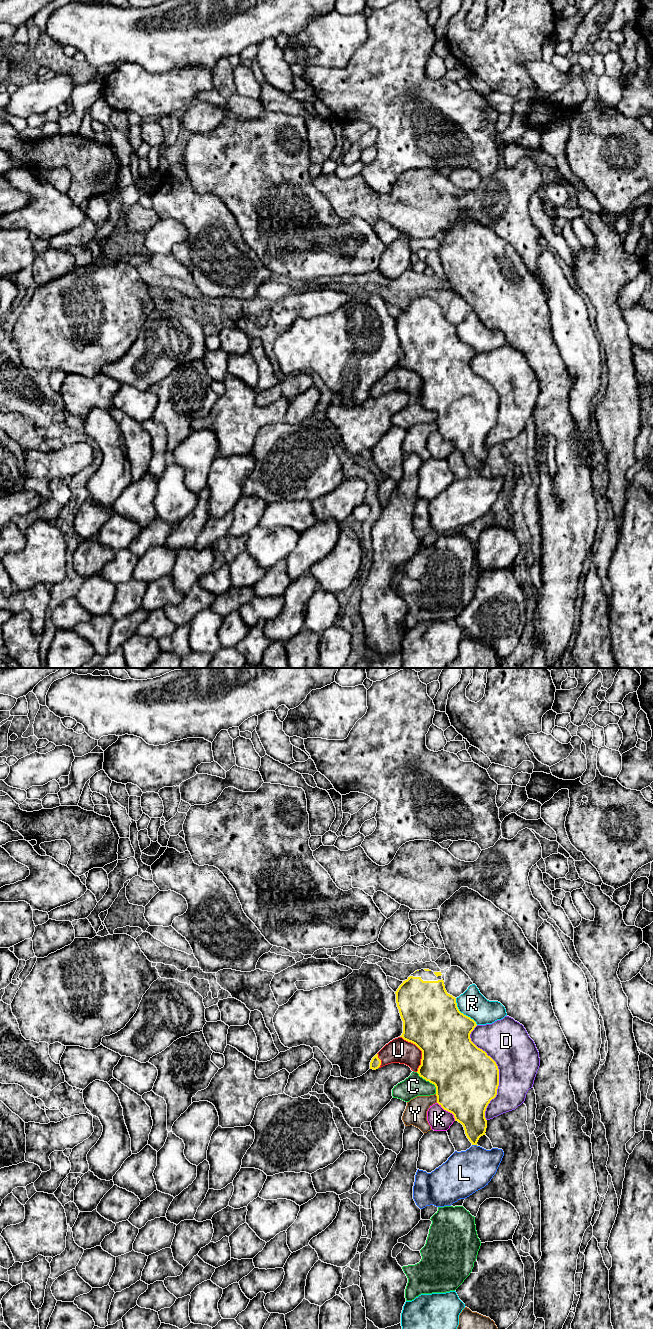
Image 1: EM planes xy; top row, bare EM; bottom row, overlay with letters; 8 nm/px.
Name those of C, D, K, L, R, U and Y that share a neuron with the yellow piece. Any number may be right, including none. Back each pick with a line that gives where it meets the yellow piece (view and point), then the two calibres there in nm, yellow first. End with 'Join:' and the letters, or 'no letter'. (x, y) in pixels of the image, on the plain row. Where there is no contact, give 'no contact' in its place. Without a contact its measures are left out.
U: xy (421, 378) | 460/200 nm
Join: U

